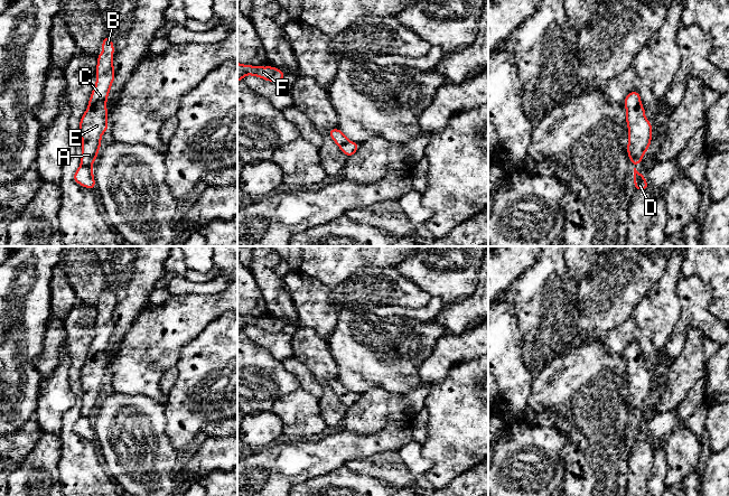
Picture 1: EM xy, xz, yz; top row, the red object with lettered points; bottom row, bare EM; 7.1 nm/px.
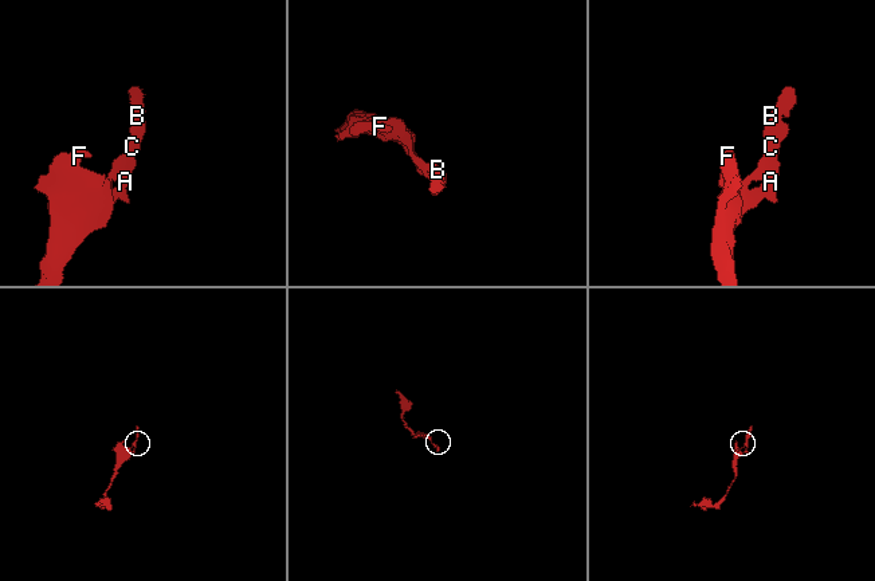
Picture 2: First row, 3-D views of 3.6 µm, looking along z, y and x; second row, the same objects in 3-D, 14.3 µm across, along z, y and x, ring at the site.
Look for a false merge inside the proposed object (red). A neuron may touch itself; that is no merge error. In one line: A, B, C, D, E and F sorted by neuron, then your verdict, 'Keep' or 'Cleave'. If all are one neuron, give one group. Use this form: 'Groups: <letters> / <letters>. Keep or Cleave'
Groups: A B C D E F. Keep

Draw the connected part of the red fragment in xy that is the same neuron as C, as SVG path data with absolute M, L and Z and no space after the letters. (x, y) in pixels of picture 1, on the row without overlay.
M105 286L102 292L103 302L97 308L96 335L92 341L88 358L80 372L80 386L83 393L81 417L75 422L73 430L87 440L93 440L96 434L92 421L99 401L102 385L108 381L106 350L114 331L113 302L114 296Z

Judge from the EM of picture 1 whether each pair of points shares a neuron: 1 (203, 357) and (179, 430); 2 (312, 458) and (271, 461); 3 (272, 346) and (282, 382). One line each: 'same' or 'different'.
1: same
2: same
3: different

